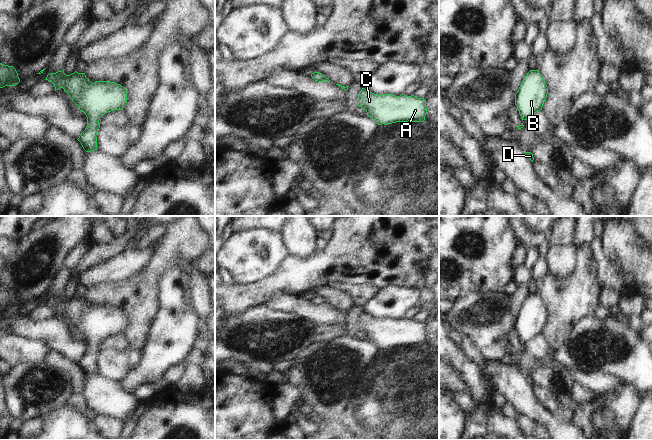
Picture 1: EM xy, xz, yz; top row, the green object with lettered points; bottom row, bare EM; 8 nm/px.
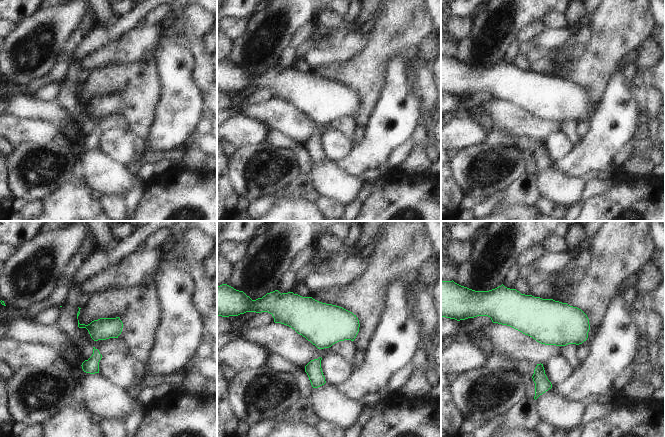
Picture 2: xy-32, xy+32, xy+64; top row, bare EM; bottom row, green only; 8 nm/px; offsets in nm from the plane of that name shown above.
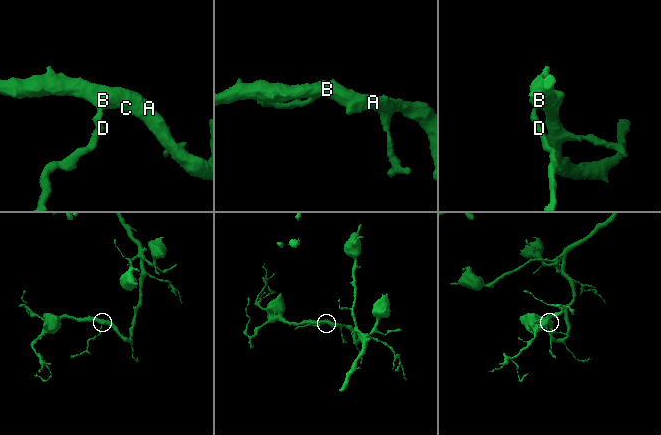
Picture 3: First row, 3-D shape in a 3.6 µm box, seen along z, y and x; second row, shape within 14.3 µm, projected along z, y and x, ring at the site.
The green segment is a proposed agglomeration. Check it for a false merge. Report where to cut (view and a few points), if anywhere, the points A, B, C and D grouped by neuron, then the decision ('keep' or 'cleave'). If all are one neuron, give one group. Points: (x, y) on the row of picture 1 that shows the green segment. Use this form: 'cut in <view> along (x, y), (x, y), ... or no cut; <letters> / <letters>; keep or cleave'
no cut; A B C D; keep

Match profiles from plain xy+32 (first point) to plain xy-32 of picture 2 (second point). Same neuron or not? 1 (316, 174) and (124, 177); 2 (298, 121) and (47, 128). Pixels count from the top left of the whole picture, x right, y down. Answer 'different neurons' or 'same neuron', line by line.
1: same neuron
2: different neurons

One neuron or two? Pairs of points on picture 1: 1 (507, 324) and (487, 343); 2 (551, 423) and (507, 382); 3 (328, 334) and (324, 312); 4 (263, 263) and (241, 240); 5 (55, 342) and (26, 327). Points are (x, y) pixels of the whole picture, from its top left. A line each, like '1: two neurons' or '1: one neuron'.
1: one neuron
2: one neuron
3: two neurons
4: one neuron
5: one neuron

